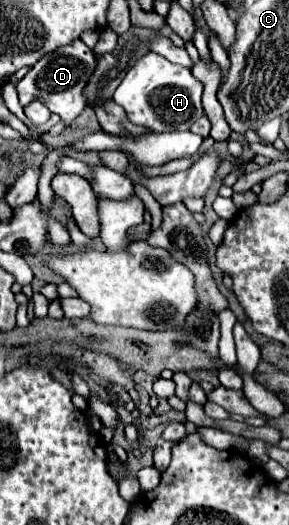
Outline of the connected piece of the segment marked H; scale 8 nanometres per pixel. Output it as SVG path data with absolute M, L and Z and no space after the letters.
M148 52L126 72L122 84L114 92L114 102L122 104L132 124L144 126L152 132L172 132L190 130L192 122L204 116L200 96L202 84L192 76L188 68L172 64L156 52Z

